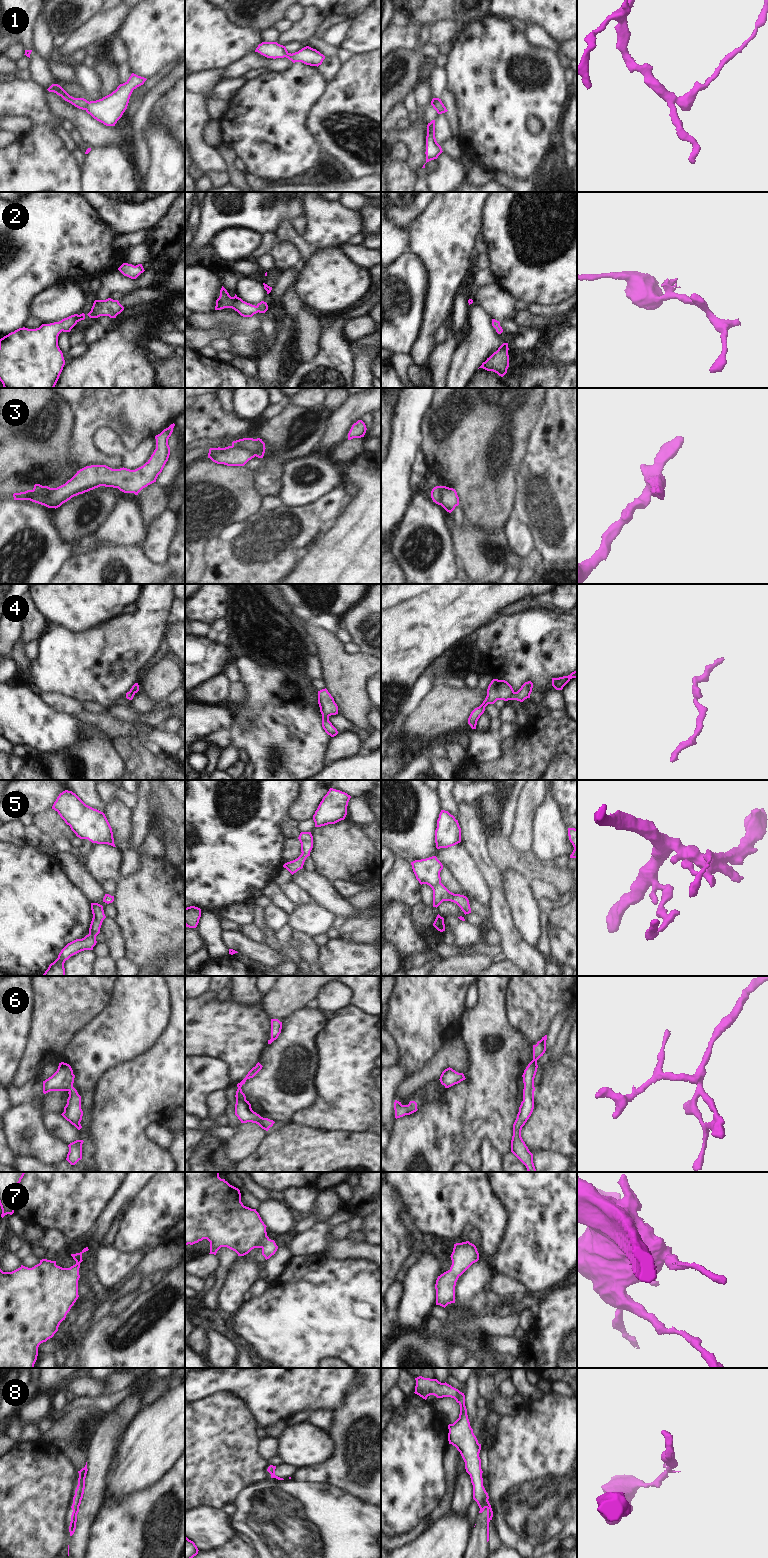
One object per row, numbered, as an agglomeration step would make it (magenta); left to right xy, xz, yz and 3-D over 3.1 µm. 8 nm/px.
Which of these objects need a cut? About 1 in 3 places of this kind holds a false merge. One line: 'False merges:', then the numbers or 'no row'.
False merges: 3

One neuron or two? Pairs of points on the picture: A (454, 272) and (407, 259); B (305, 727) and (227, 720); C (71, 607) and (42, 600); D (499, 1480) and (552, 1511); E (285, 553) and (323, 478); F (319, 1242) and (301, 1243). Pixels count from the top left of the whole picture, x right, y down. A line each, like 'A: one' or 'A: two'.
A: two
B: two
C: one
D: one
E: two
F: one

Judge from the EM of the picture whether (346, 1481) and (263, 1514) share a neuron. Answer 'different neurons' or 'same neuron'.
different neurons

